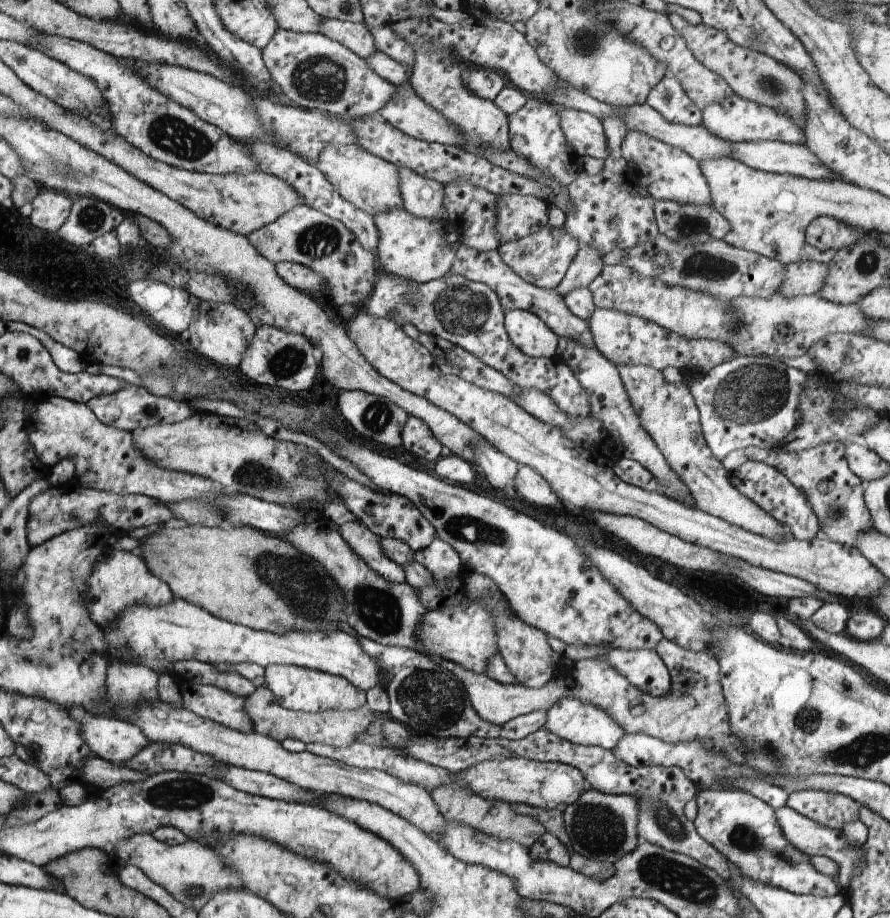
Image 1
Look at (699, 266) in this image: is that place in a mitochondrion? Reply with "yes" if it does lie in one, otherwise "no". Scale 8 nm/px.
yes

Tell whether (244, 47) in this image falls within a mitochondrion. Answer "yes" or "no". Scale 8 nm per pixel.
no

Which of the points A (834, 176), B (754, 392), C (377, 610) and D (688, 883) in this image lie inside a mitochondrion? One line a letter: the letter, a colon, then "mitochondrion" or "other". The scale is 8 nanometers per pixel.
A: other
B: mitochondrion
C: mitochondrion
D: mitochondrion

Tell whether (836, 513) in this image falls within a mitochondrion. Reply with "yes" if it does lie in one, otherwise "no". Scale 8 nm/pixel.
yes

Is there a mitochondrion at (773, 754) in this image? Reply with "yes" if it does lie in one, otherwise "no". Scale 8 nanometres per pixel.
yes

